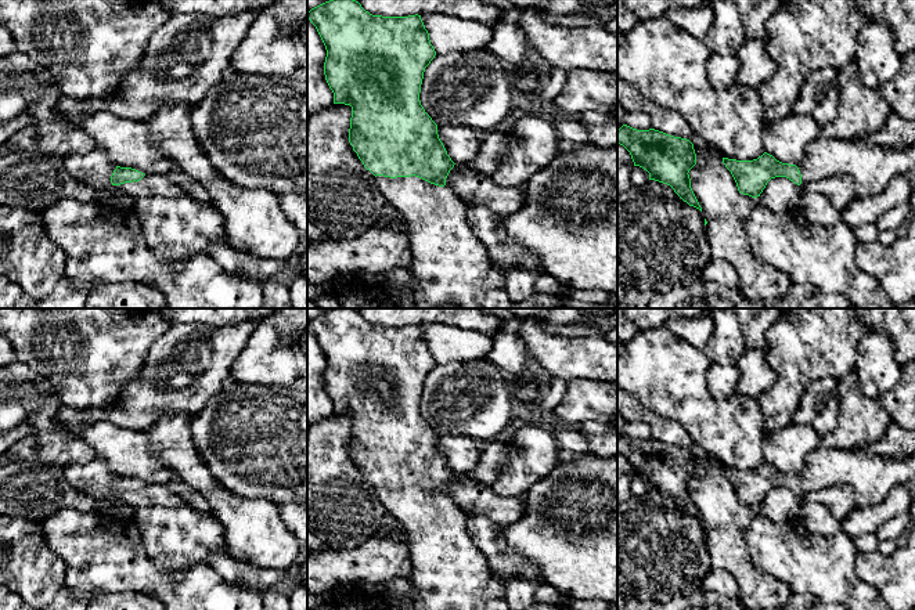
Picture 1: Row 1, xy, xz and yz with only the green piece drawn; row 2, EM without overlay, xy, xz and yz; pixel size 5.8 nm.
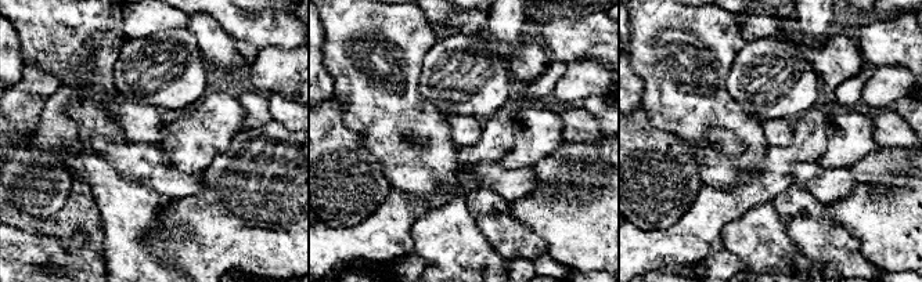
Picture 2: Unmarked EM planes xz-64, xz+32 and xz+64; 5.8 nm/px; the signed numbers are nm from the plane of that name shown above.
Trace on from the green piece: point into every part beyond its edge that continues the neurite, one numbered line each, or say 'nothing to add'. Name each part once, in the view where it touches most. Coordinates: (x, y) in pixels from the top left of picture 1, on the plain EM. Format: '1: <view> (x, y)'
1: xz (447, 571)

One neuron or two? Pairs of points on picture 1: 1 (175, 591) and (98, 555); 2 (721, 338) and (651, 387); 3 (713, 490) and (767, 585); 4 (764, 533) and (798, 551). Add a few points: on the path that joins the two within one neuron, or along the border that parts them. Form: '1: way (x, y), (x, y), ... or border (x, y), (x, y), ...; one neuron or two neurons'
1: way (155, 583), (118, 562); one neuron
2: border (703, 350), (712, 361); two neurons
3: way (723, 515), (726, 519), (727, 549), (742, 565); one neuron
4: way (773, 541), (780, 548), (789, 551); one neuron

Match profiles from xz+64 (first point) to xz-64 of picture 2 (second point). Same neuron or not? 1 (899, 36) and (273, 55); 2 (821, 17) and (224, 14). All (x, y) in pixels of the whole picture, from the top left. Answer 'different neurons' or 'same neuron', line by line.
1: different neurons
2: different neurons

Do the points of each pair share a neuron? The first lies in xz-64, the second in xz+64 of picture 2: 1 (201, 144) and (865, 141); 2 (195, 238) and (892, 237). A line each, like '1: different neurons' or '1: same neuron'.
1: same neuron
2: same neuron

